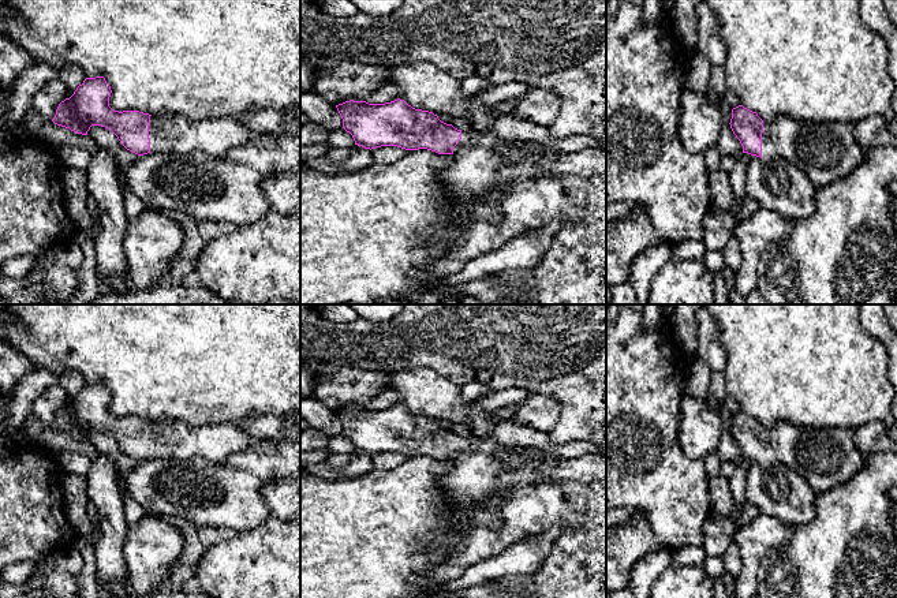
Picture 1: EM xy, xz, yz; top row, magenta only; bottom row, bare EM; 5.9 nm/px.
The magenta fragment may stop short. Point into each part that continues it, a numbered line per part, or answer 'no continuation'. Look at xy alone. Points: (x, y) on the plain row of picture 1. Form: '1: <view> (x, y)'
1: xy (169, 438)

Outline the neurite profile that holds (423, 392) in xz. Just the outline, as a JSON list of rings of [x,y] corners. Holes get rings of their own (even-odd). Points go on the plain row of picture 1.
[[[427,367],[395,373],[389,388],[397,392],[399,404],[412,414],[437,422],[466,425],[476,437],[489,437],[492,429],[500,423],[492,418],[494,411],[481,410],[474,401],[463,400],[459,385]]]

